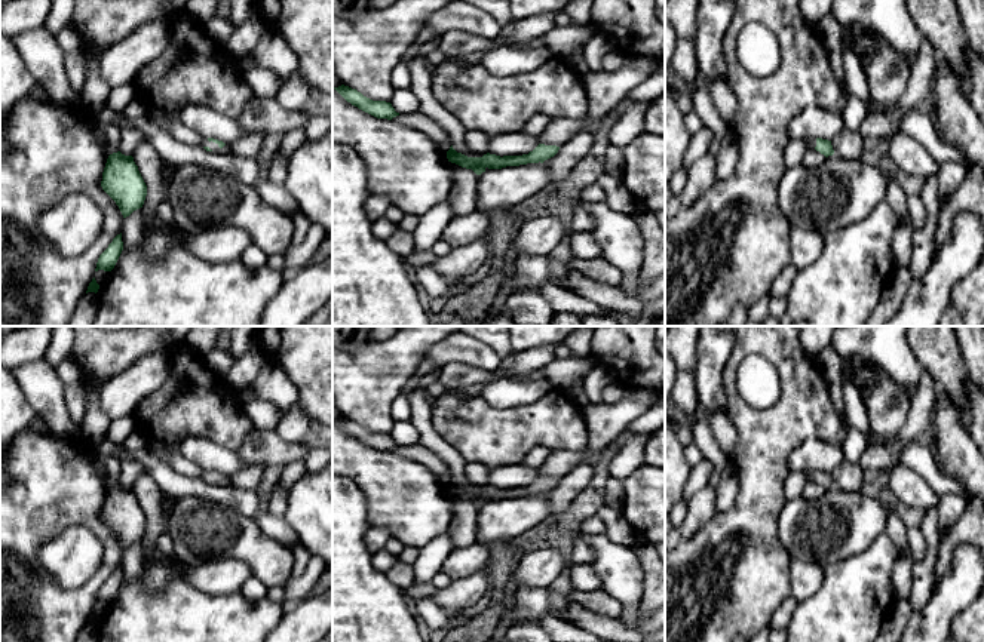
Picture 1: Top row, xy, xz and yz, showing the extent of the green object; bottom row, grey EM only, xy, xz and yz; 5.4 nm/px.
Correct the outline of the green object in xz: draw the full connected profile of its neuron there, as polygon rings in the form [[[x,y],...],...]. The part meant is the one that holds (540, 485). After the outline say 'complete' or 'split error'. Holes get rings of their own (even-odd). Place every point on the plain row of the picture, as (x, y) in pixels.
[[[626,387],[623,397],[614,403],[588,403],[583,411],[583,420],[589,433],[588,448],[582,452],[552,451],[540,467],[540,476],[522,488],[496,488],[468,489],[457,485],[453,477],[447,483],[447,491],[462,500],[472,501],[476,507],[485,501],[502,501],[506,498],[519,498],[527,495],[543,495],[554,489],[560,479],[582,464],[589,455],[604,451],[614,443],[626,427],[643,415],[650,406],[665,397],[663,390]]]; split error

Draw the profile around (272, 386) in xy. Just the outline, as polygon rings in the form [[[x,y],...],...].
[[[269,360],[255,380],[239,391],[240,403],[255,397],[275,405],[283,415],[297,402],[298,390],[295,384]]]

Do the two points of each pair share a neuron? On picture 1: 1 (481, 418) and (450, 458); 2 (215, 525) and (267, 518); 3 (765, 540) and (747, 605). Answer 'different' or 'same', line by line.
1: different
2: different
3: same

